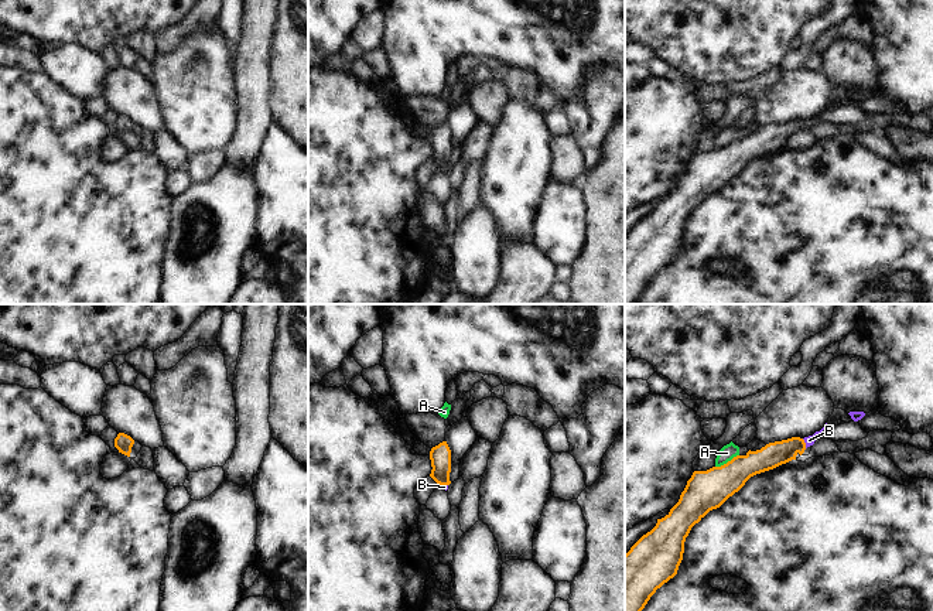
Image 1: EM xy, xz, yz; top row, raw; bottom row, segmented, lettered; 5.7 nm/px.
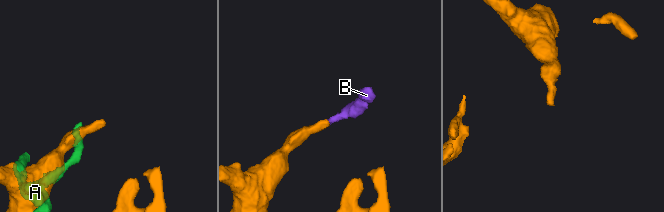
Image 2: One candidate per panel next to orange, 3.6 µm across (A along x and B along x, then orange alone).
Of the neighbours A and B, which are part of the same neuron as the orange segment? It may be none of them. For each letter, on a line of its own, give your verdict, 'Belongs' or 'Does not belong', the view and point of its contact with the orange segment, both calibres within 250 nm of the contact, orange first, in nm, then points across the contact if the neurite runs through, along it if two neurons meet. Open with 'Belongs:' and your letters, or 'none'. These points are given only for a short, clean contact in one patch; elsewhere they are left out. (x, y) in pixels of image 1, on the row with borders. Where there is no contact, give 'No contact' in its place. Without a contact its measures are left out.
Belongs: B
A: Does not belong. Touches orange at yz (728, 461). Thickness 220 nm (orange) against 90 nm
B: Belongs. Touches orange at yz (805, 443). Thickness 140 nm (orange) against 50 nm. Path across: yz (773, 454), (805, 443), (809, 440).

